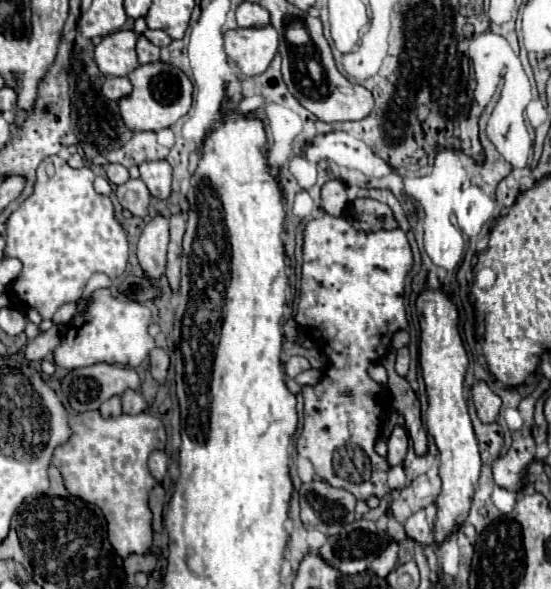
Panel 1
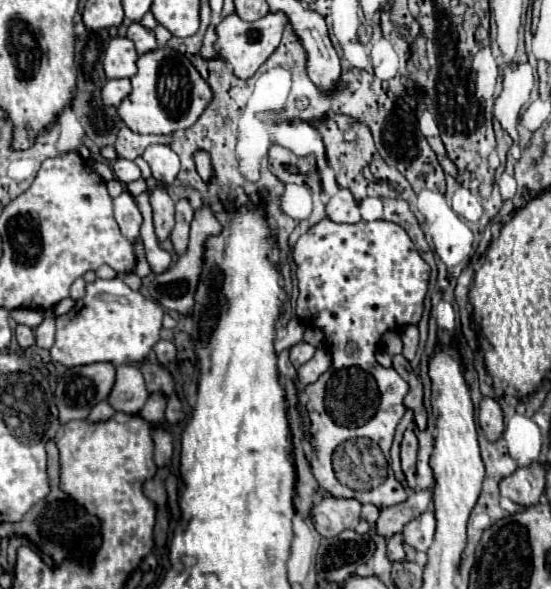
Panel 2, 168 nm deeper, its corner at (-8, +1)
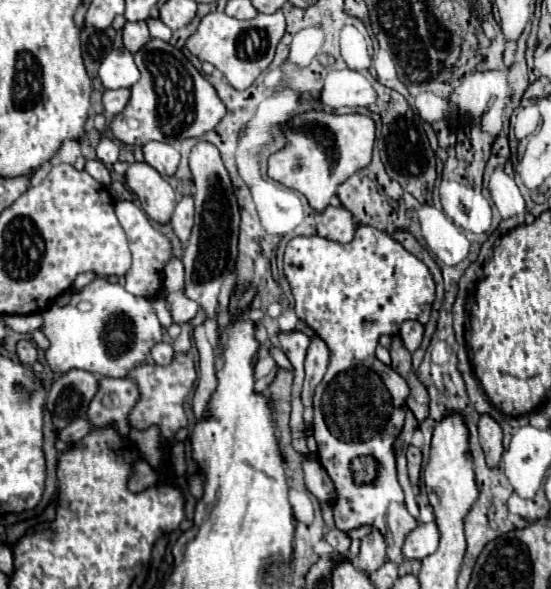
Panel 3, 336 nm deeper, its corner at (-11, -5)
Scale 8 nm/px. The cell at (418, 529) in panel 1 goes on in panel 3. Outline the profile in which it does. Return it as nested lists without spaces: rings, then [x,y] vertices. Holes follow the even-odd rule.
[[[436,523],[418,525],[414,531],[408,533],[402,547],[402,555],[406,559],[424,559],[438,549],[438,537],[440,533]]]

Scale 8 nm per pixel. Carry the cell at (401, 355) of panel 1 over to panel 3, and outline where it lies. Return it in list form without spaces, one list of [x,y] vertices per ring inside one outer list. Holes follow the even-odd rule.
[[[404,321],[400,327],[400,339],[404,341],[404,347],[414,353],[420,343],[422,343],[422,333],[424,333],[424,325],[418,321]]]

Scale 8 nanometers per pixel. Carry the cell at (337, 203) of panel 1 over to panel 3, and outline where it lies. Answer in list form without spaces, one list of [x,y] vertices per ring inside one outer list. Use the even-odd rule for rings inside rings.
[[[328,207],[324,213],[318,215],[318,235],[326,239],[334,239],[338,243],[352,241],[356,231],[354,217],[348,213],[348,209],[340,207]]]

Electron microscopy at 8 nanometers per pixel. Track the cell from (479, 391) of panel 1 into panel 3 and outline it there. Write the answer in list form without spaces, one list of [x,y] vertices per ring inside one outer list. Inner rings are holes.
[[[480,415],[478,433],[480,433],[480,443],[482,443],[482,449],[484,449],[488,467],[496,467],[500,463],[500,457],[502,457],[502,451],[504,451],[500,423],[490,415]]]

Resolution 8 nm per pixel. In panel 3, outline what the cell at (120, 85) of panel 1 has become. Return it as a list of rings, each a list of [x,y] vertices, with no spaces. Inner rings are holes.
[[[108,89],[102,95],[104,103],[104,113],[106,117],[116,117],[128,103],[130,99],[130,89]]]

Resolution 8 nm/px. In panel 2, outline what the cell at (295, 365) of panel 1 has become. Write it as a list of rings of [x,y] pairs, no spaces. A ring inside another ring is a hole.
[[[301,341],[301,343],[297,343],[297,345],[293,345],[293,347],[289,349],[289,359],[291,359],[291,363],[299,369],[301,363],[305,363],[305,361],[309,361],[309,359],[313,357],[313,351],[315,351],[313,345]]]

